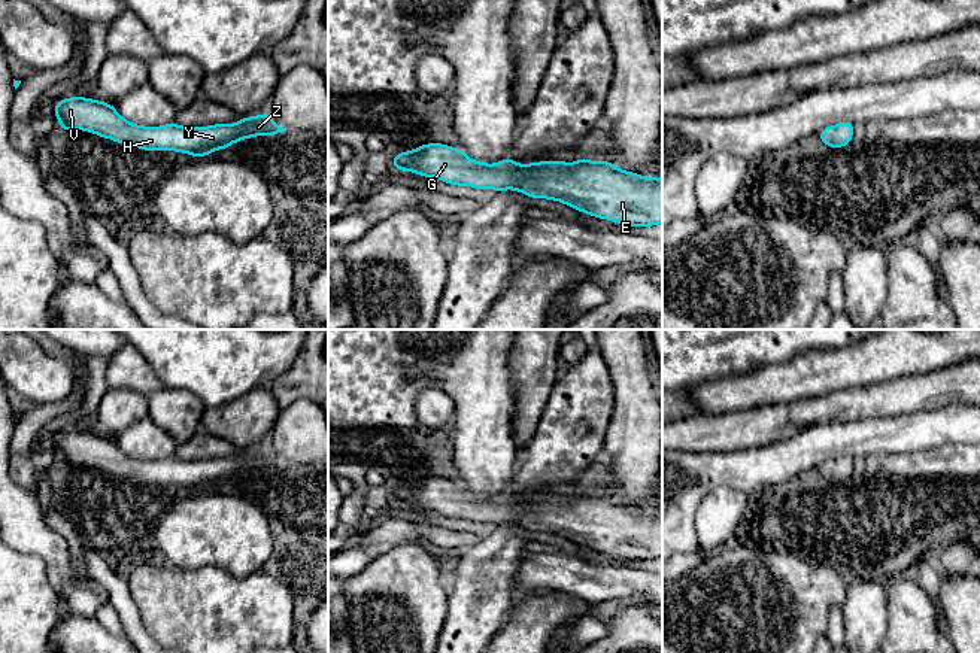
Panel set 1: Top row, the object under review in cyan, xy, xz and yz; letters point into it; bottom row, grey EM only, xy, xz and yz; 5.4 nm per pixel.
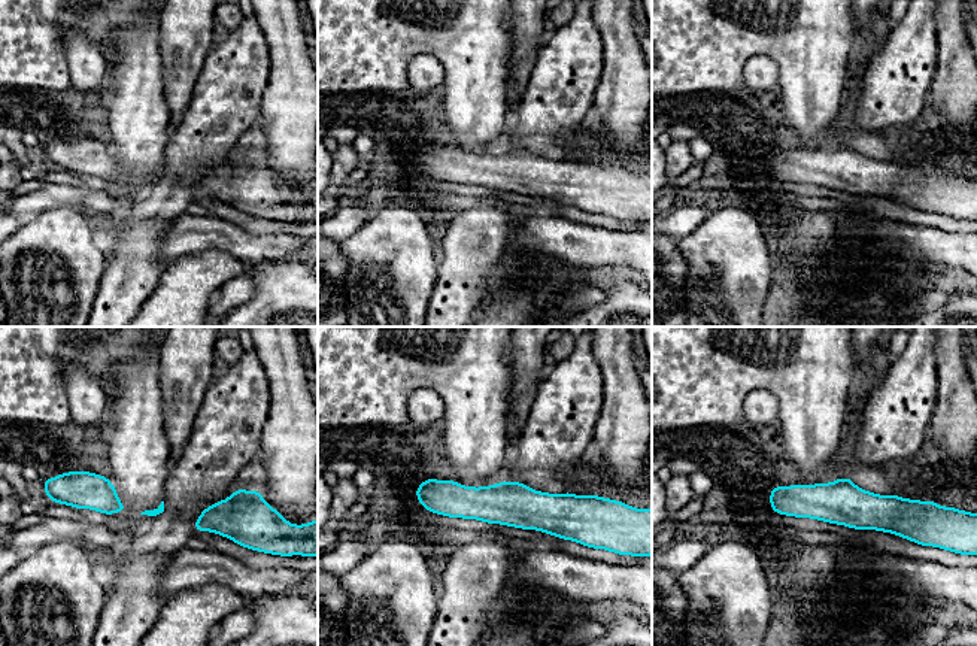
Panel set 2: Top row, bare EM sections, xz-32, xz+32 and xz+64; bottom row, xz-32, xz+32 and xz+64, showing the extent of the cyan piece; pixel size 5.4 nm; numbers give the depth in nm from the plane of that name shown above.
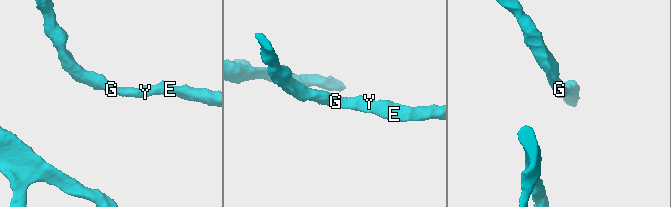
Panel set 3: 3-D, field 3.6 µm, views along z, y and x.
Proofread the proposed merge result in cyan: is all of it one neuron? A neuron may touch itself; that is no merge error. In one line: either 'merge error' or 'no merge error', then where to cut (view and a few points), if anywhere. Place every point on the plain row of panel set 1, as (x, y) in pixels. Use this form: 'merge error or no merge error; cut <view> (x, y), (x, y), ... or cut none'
no merge error; cut none

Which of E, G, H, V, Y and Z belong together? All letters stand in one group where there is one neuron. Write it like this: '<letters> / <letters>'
E G H V Y Z

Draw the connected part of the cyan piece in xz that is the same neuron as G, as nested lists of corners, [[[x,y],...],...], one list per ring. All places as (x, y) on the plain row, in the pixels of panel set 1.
[[[428,477],[397,488],[395,502],[450,519],[479,523],[515,523],[531,532],[564,537],[579,546],[629,561],[662,558],[662,511],[644,511],[610,495],[558,493],[516,498],[510,490],[495,498],[471,493],[458,482]]]

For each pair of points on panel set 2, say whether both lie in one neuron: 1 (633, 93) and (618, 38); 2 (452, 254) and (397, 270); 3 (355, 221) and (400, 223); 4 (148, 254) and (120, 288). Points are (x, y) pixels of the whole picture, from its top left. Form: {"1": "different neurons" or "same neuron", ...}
{"1": "same neuron", "2": "different neurons", "3": "different neurons", "4": "same neuron"}

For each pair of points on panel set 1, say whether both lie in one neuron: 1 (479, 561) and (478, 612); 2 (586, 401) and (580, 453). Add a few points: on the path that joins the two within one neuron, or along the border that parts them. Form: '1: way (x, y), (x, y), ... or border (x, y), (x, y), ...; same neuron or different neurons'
1: way (479, 573), (479, 600); same neuron
2: way (585, 415), (580, 424), (580, 440); same neuron

